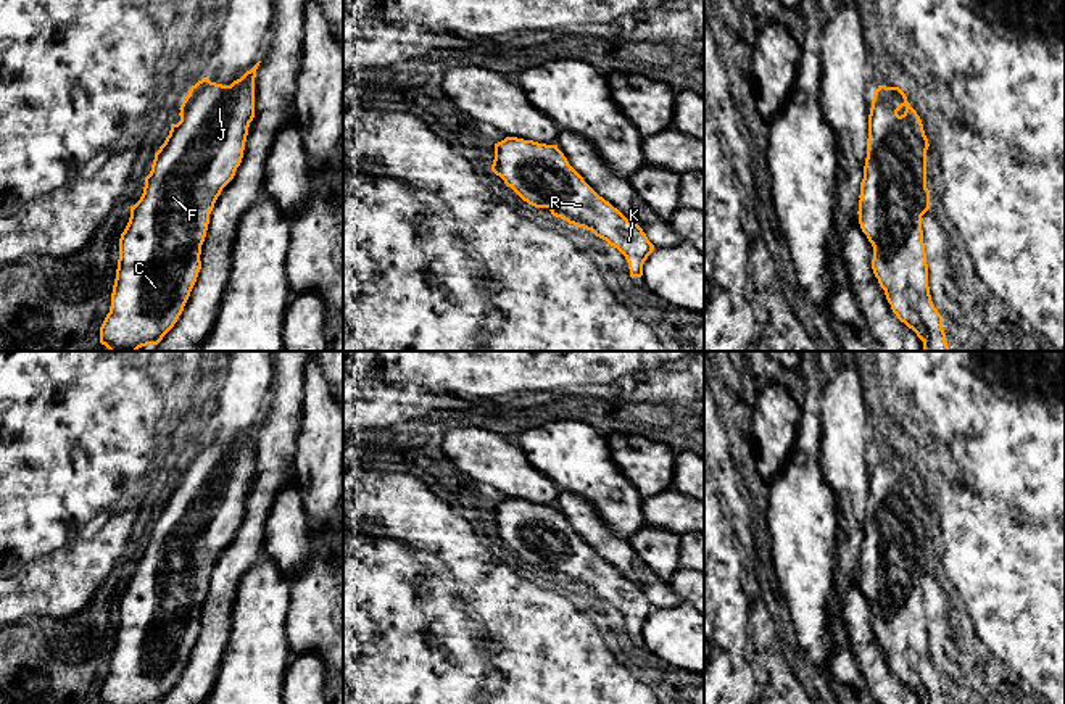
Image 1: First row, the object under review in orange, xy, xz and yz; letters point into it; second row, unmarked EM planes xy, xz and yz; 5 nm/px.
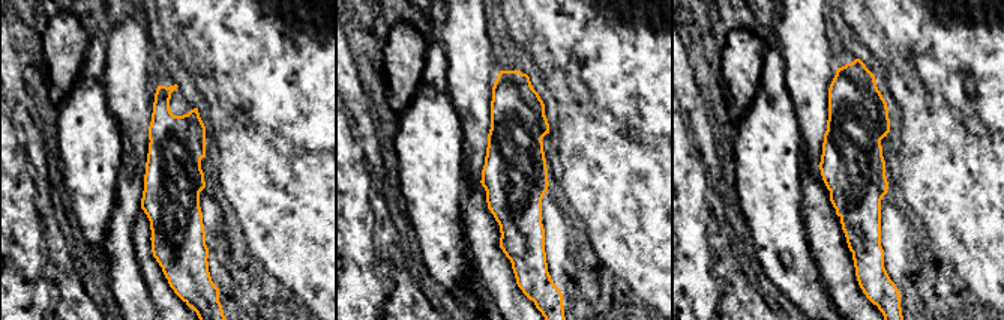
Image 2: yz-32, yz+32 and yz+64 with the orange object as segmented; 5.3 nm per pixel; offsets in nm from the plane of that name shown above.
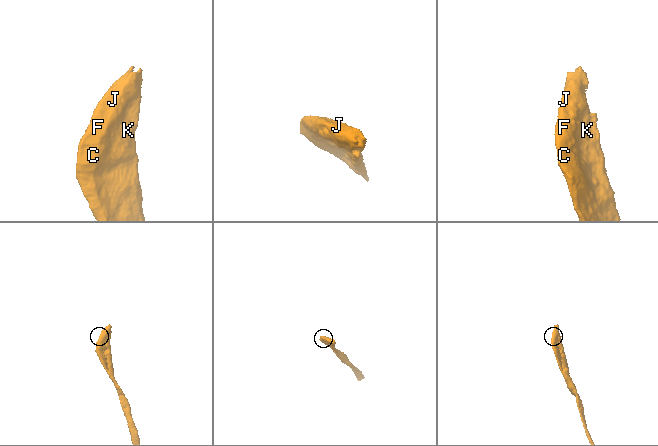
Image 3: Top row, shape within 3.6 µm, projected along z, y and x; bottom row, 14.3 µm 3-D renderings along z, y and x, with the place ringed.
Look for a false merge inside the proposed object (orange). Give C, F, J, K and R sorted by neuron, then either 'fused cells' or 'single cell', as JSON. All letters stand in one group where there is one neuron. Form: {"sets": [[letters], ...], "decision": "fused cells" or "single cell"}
{"sets": [["C", "F", "J", "K", "R"]], "decision": "single cell"}

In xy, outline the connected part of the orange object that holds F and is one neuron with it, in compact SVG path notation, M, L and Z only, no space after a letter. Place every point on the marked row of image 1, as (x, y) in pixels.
M258 61L230 85L203 77L180 105L180 121L155 153L140 200L131 206L119 238L119 259L111 306L100 327L100 343L110 351L137 351L158 345L174 327L201 269L201 245L209 214L222 188L242 163L250 122L255 118Z

